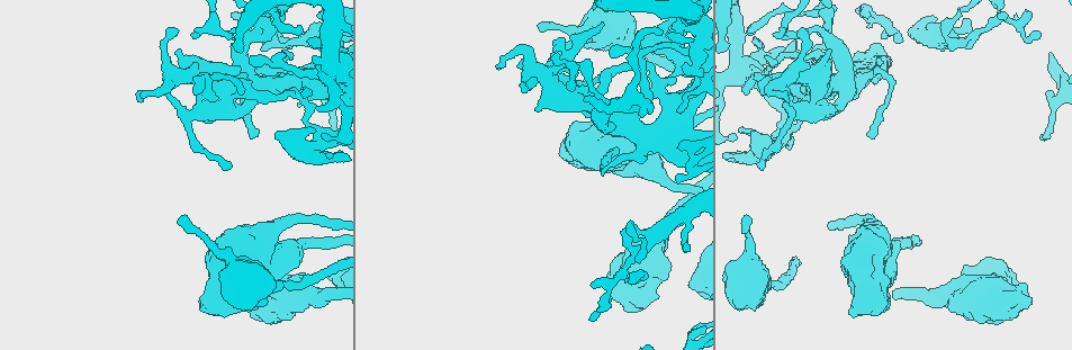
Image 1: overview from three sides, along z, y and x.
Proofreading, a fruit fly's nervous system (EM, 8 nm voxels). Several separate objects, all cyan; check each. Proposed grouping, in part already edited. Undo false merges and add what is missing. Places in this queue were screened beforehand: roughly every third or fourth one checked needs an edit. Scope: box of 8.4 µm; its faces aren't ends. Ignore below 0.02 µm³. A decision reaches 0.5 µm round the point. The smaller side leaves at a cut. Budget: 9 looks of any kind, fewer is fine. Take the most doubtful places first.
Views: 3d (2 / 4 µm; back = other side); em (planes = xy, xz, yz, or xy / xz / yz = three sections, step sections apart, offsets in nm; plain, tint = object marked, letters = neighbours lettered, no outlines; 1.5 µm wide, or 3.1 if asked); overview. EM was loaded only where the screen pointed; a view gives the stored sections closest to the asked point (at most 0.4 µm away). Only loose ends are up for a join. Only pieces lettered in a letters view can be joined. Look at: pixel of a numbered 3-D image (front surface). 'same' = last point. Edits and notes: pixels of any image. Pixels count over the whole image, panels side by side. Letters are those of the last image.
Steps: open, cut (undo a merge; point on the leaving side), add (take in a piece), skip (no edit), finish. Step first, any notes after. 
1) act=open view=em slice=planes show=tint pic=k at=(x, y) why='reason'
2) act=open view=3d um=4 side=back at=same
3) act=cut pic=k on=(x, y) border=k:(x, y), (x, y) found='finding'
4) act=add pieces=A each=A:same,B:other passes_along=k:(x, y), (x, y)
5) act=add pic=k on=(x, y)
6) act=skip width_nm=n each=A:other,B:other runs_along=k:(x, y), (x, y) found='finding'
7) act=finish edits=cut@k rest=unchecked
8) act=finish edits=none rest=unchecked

act=open view=3d um=4 pic=1 at=(827, 50) why='stops while still wide'

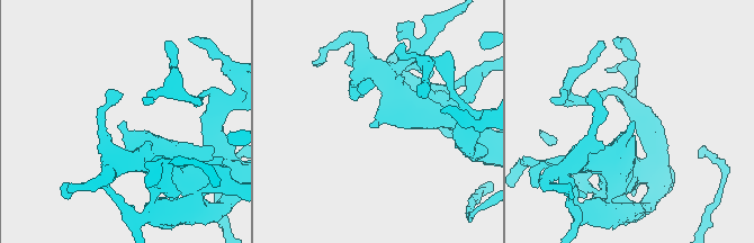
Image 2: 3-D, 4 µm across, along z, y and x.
act=open view=em slice=planes show=plain pic=2 at=(379, 122) why='now the EM'

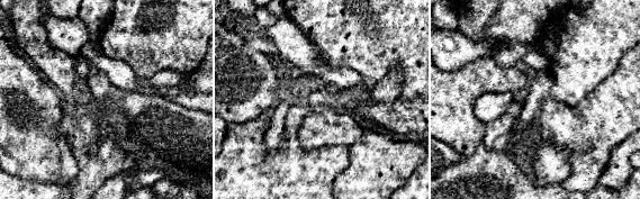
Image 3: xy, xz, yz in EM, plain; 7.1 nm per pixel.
act=open view=em slice=planes show=letters at=same why='see the neighbours'

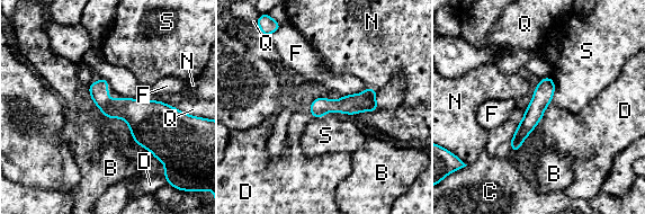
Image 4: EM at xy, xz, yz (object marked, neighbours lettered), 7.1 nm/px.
act=skip each=B:other,C:other,D:other,F:other,N:other,Q:other,S:other runs_along=4:(548, 80), (530, 121), (513, 148) found='no lettered piece goes on from it'

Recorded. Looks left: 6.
act=open view=3d um=2 pic=1 at=(498, 65)

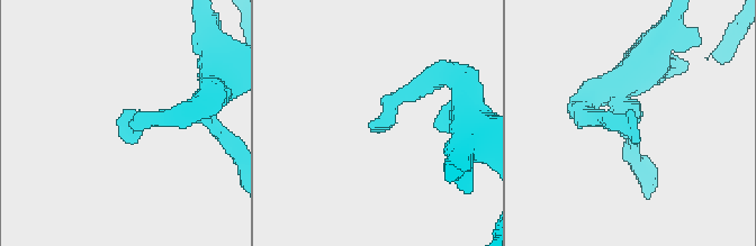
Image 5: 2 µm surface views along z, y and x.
act=open view=em slice=xz step=4 show=tint pic=5 at=(128, 140)

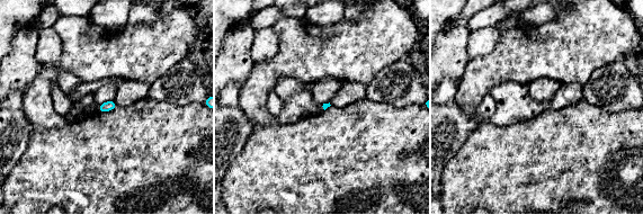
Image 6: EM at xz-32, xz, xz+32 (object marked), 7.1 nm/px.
act=open view=em slice=planes show=letters at=same why='another direction'

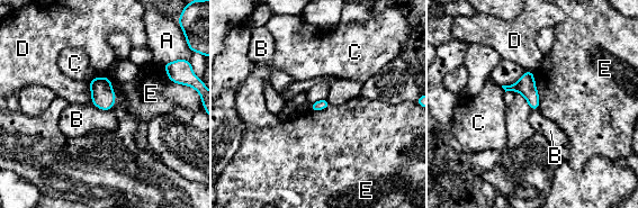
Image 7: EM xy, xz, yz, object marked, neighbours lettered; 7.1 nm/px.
act=skip each=A:other,B:other,C:other,D:other,E:other border=7:(91, 101), (99, 108), (109, 110) found='none of them fits'

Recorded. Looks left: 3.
act=open view=em slice=xz step=8 show=tint pic=1 at=(653, 241) why='abrupt turn'

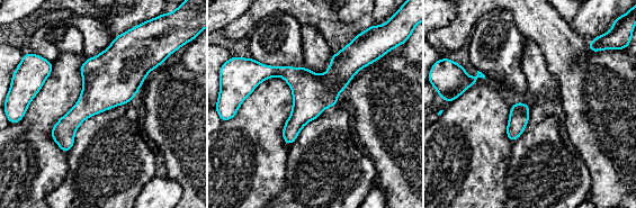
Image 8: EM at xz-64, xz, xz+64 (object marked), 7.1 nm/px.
act=open view=em slice=xz step=8 show=letters at=same

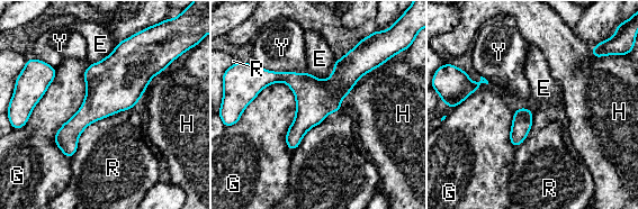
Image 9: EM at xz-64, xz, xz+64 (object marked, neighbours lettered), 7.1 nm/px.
act=skip longest_contact=R:550nm each=E:other,G:other,H:other,R:other,Y:other border=9:(132, 108), (90, 123), (70, 157) found='continuous, no second neuron'

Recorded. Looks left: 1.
act=finish edits=none rest=unchecked

